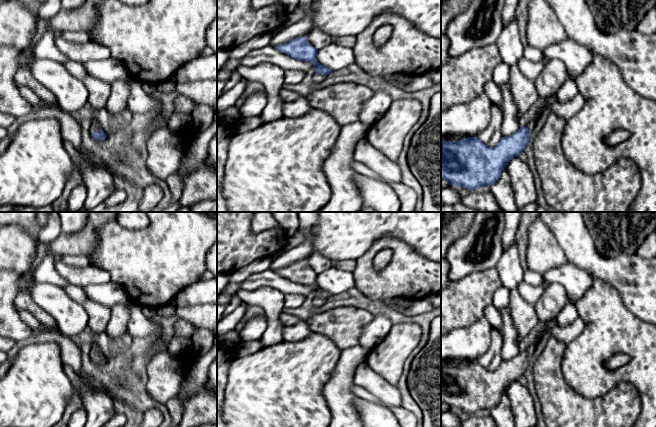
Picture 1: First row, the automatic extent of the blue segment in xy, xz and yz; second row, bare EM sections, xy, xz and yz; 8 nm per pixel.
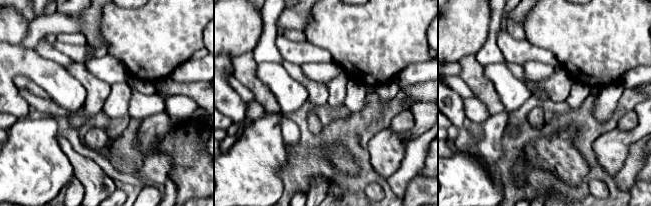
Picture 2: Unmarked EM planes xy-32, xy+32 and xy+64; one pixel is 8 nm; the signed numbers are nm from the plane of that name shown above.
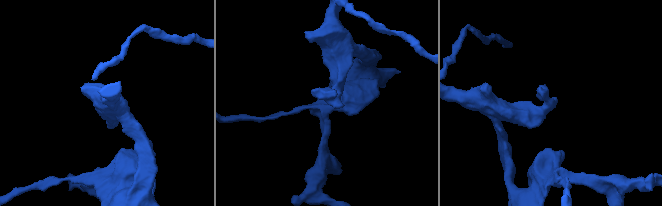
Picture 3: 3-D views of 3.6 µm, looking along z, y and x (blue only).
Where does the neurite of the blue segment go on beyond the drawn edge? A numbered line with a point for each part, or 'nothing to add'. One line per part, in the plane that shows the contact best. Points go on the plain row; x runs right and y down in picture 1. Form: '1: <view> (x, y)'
1: xy (94, 351)

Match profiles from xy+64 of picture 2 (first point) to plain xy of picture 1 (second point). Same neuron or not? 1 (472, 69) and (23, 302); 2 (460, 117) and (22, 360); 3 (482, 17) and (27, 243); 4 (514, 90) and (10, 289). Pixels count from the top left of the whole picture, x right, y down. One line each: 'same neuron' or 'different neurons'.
1: same neuron
2: different neurons
3: same neuron
4: same neuron

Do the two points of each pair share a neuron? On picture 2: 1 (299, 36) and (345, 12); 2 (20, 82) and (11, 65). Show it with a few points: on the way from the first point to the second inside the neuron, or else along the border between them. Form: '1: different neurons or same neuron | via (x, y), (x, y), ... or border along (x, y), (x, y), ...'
1: different neurons | border along (303, 32), (307, 40)
2: different neurons | border along (13, 78), (18, 75), (26, 75), (38, 85)

